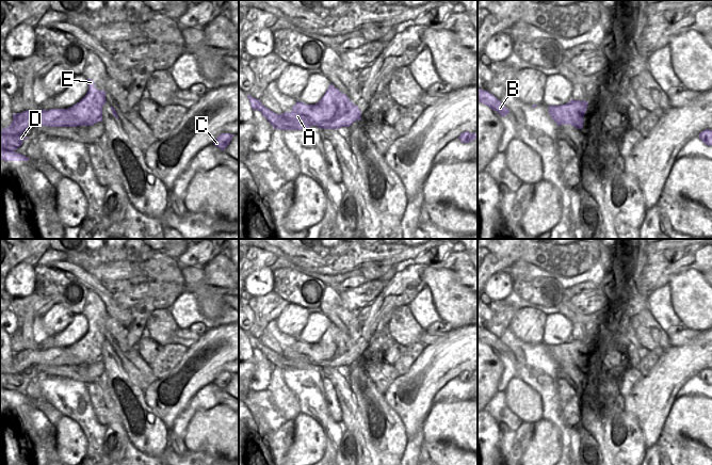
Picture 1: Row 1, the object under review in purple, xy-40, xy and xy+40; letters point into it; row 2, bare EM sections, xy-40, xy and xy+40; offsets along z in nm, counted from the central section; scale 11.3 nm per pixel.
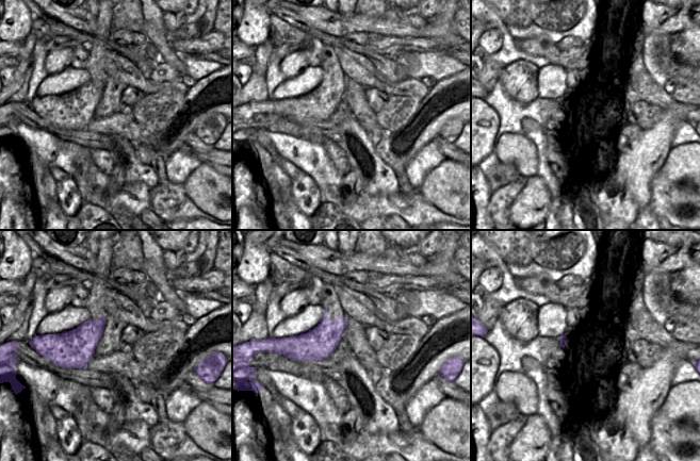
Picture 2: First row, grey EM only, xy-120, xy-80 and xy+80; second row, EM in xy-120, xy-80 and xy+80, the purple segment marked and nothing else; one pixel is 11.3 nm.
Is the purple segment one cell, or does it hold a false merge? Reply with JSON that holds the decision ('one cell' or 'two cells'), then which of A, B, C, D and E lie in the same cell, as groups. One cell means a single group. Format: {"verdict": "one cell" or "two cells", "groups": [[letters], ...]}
{"verdict": "two cells", "groups": [["A", "B", "D"], ["C", "E"]]}

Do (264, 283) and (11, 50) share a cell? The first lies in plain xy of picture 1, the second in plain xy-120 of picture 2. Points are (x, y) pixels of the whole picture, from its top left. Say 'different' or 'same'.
different

